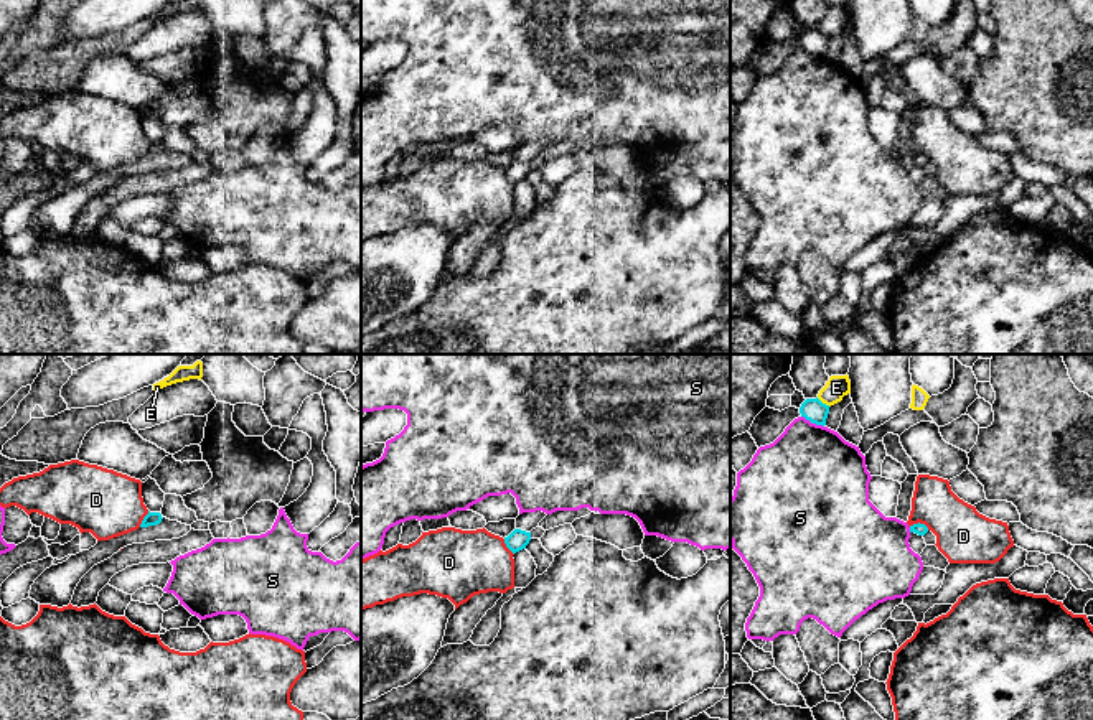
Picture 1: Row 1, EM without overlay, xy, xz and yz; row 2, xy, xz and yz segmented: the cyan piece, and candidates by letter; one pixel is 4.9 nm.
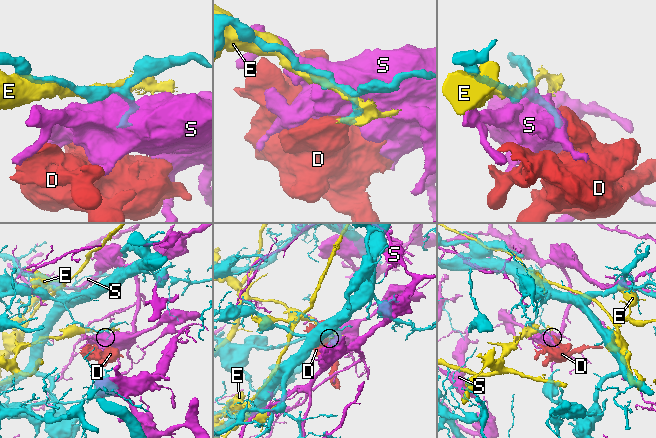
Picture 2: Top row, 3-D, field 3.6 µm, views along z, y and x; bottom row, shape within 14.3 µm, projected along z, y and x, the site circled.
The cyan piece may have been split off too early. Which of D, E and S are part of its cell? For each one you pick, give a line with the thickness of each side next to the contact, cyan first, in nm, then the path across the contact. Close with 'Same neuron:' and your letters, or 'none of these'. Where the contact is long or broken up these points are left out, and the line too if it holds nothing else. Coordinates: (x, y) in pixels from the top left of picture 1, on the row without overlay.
Same neuron: none of these

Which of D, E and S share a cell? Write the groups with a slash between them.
D / E / S

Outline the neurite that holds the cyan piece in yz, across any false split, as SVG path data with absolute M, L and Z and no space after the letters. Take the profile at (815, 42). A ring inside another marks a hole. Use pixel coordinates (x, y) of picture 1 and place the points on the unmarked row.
M818 28L806 30L800 38L800 44L811 54L824 58L829 44L829 36L823 35Z

